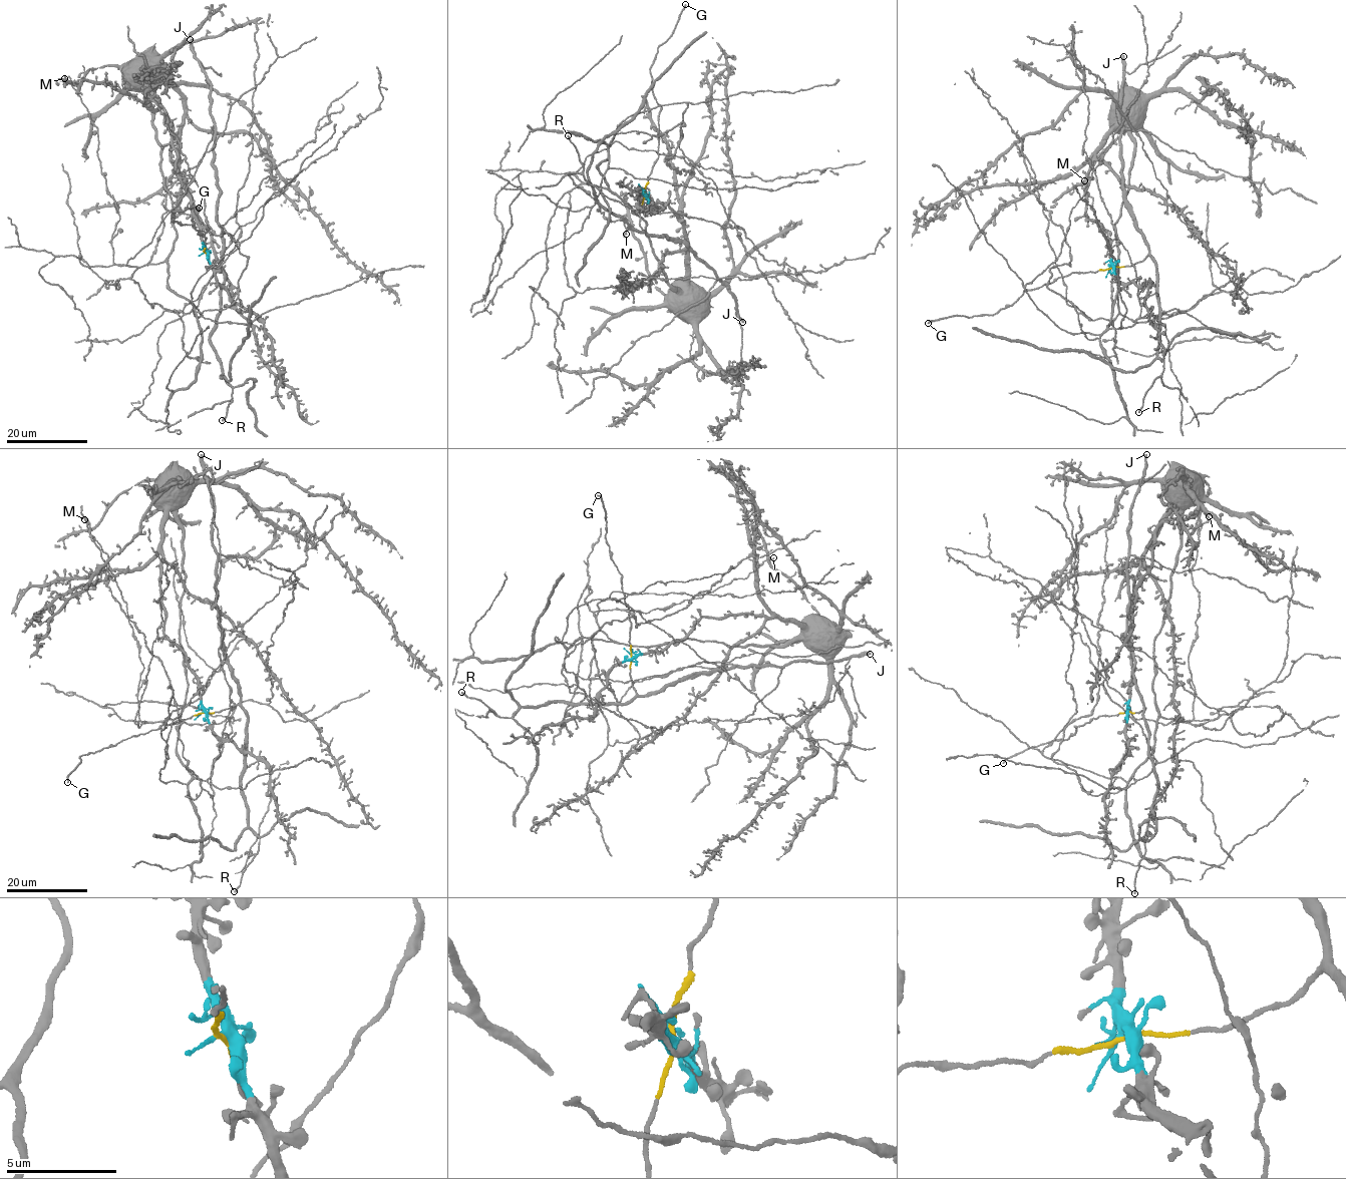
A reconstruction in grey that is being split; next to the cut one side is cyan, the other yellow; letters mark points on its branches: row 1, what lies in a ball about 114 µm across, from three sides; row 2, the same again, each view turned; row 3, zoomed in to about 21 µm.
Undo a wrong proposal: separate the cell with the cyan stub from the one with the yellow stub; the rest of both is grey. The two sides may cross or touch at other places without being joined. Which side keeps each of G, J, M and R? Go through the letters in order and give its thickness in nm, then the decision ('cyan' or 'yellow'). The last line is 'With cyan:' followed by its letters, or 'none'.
G: 220 nm | yellow
J: 440 nm | yellow
M: 160 nm | cyan
R: 220 nm | yellow
With cyan: M

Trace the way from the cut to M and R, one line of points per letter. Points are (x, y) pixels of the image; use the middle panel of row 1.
M: (645, 193), (684, 224), (681, 288), (626, 203), (566, 174), (626, 234)
R: (645, 193), (639, 224), (643, 232), (638, 232), (594, 199), (593, 189), (582, 172), (576, 148), (568, 134)

